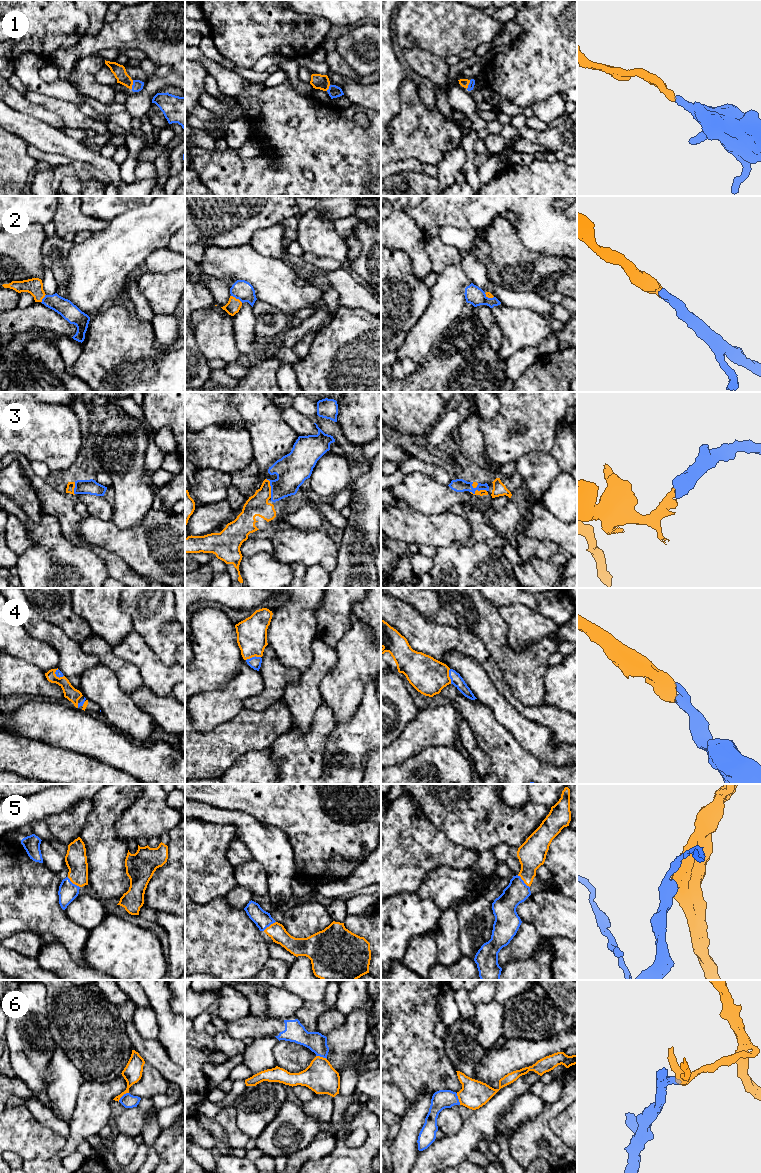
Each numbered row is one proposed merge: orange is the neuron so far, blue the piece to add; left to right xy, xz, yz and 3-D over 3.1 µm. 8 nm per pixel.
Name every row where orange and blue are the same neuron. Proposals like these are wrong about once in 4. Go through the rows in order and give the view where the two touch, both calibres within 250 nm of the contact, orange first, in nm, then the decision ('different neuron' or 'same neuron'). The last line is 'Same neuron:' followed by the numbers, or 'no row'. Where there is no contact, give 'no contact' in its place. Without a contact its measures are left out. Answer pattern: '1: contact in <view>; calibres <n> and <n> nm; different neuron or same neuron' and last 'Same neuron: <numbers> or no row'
1: contact in xy; calibres 110 and 90 nm; same neuron
2: contact in xz; calibres 120 and 160 nm; same neuron
3: contact in yz; calibres 50 and 110 nm; same neuron
4: contact in xz; calibres 240 and 100 nm; same neuron
5: contact in yz; calibres 220 and 180 nm; same neuron
6: contact in xy; calibres 160 and 110 nm; different neuron
Same neuron: 1, 2, 3, 4, 5

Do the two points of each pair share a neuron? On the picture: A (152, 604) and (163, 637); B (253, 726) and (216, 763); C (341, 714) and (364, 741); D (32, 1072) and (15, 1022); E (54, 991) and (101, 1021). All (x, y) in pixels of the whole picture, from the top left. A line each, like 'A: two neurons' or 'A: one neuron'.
A: one neuron
B: one neuron
C: two neurons
D: one neuron
E: one neuron

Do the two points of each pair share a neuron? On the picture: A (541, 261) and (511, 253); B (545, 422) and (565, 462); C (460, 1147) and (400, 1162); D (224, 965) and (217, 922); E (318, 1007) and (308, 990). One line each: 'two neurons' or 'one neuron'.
A: one neuron
B: two neurons
C: two neurons
D: one neuron
E: two neurons

